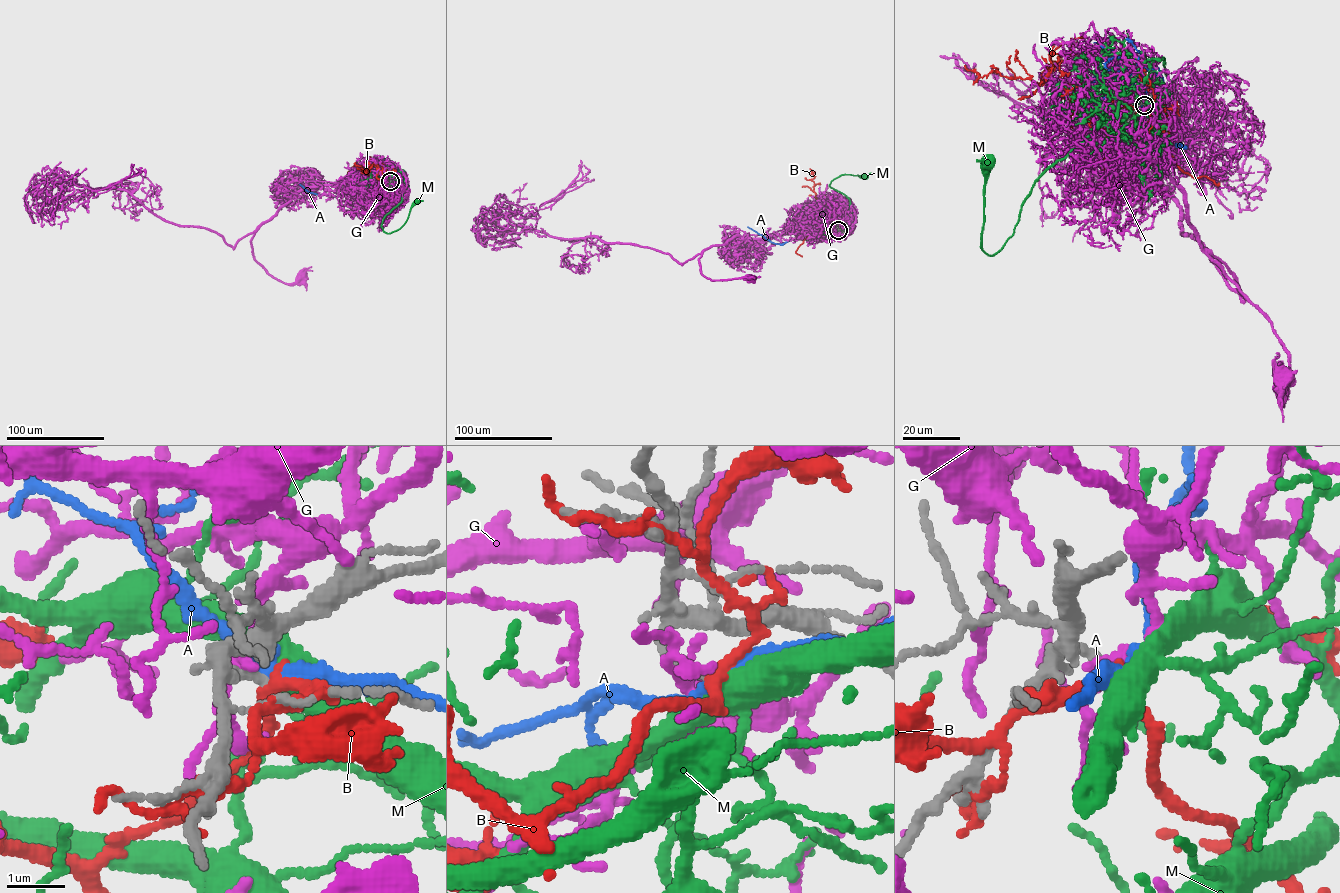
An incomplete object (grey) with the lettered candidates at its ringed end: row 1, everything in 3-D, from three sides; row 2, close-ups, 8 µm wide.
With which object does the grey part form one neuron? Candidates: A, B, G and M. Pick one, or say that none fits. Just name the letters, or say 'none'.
M

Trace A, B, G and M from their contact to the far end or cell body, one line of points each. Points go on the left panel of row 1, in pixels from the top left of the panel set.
A: (390, 181), (378, 175), (337, 196), (310, 193), (299, 184)
B: (390, 182), (372, 186), (358, 197), (347, 187), (347, 174), (360, 163), (366, 165), (368, 174), (361, 168)
G: (389, 181), (370, 178), (362, 189), (302, 188), (260, 226), (251, 240), (254, 259), (286, 283), (303, 275)
M: (390, 181), (402, 186), (402, 200), (383, 219), (381, 226), (384, 232), (399, 229), (416, 202)

